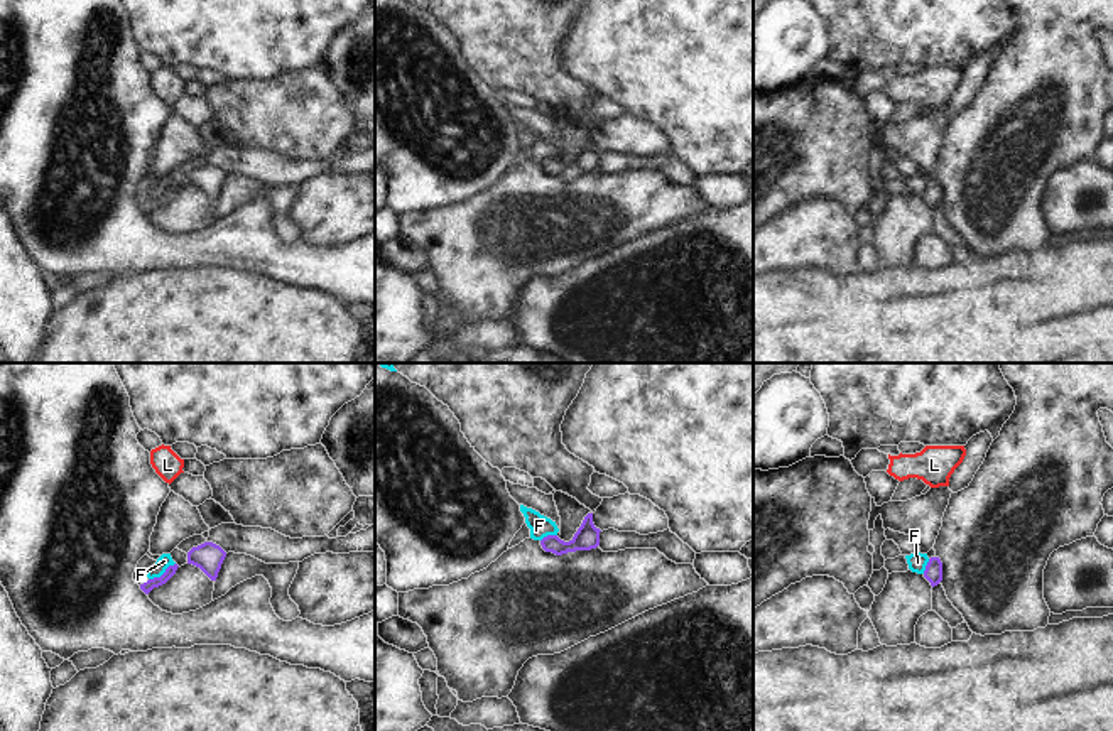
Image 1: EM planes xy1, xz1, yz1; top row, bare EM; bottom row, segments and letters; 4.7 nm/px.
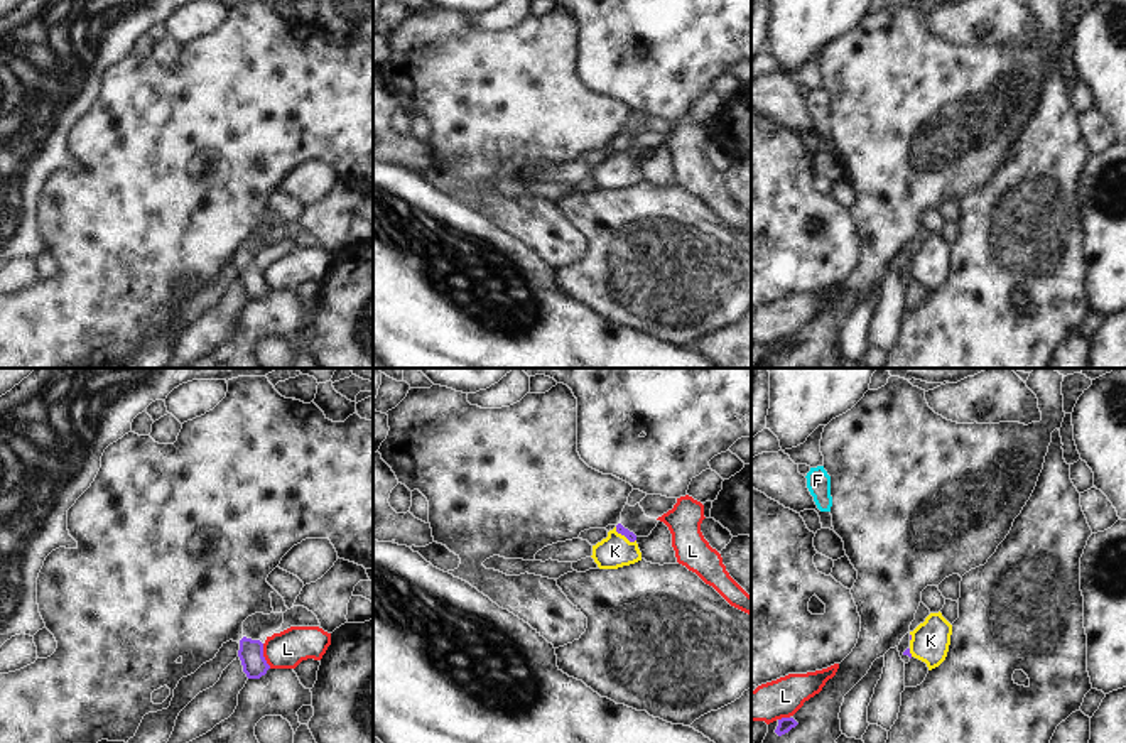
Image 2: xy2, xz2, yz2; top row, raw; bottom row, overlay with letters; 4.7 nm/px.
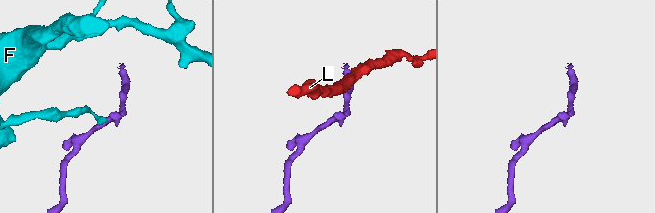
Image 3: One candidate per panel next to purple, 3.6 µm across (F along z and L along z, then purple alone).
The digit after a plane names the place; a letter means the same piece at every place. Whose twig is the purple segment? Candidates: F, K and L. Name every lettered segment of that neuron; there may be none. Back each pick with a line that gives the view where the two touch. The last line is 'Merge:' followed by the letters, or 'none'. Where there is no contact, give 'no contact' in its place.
K: xz2
Merge: K

